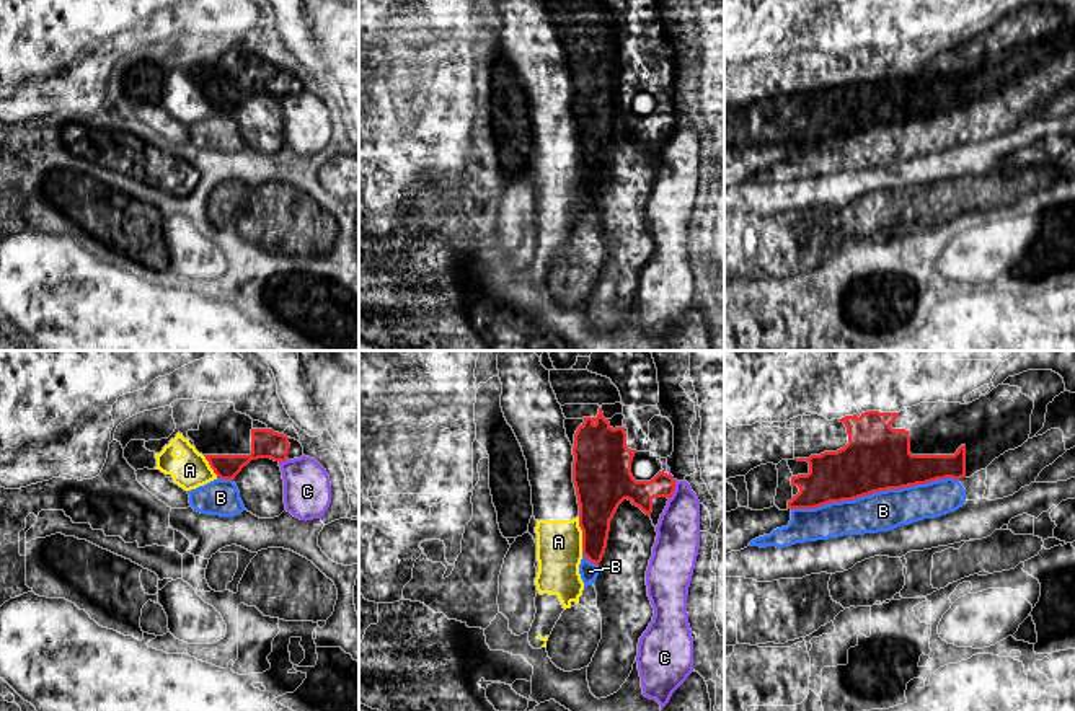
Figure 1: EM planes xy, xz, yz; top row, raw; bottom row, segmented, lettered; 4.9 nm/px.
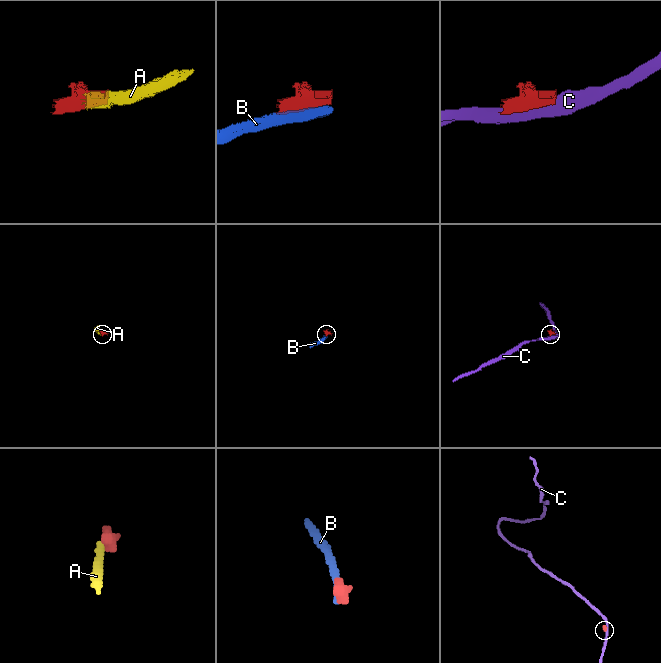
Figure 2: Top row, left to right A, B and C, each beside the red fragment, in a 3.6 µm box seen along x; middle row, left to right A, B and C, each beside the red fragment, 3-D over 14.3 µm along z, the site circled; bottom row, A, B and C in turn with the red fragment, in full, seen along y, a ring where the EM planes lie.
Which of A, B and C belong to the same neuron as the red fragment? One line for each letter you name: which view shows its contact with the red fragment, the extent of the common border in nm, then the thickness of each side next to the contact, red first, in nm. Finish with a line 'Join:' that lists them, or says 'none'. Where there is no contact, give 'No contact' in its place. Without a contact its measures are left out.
Join: none

